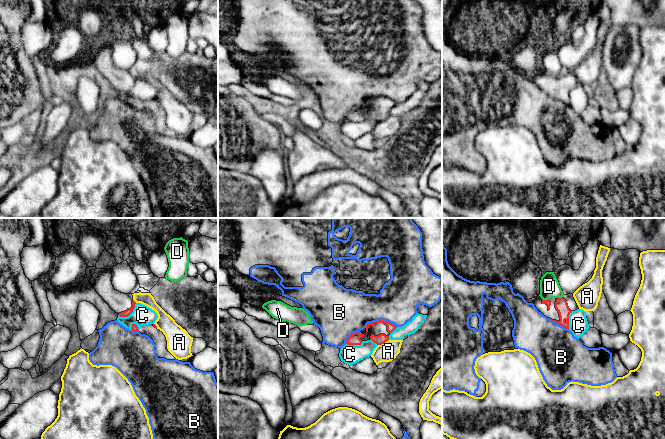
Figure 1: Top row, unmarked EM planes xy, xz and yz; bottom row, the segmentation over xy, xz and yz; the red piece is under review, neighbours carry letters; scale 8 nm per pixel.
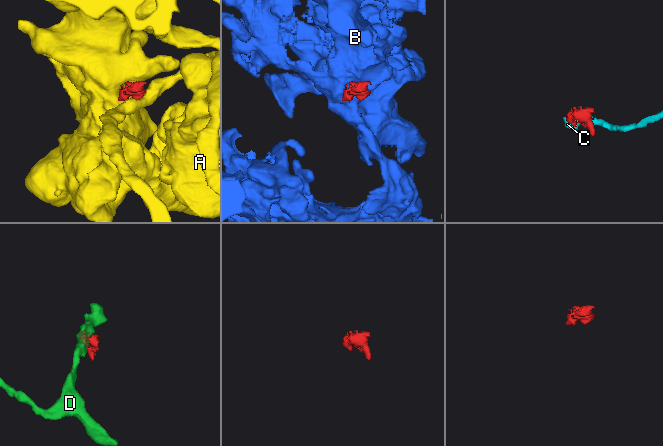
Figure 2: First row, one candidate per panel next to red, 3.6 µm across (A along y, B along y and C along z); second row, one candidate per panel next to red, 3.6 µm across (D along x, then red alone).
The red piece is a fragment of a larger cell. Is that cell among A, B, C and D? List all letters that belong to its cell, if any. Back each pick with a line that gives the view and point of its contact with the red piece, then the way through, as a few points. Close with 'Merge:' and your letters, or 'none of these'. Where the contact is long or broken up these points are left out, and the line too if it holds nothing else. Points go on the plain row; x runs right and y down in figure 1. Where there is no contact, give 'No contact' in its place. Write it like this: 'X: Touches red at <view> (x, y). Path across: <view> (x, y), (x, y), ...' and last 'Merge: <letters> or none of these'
Merge: none of these

